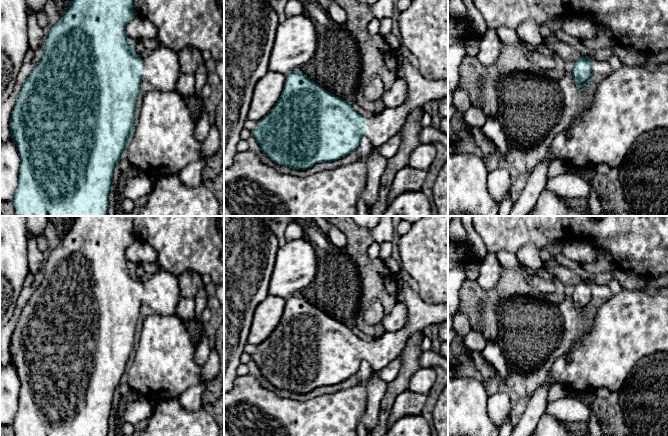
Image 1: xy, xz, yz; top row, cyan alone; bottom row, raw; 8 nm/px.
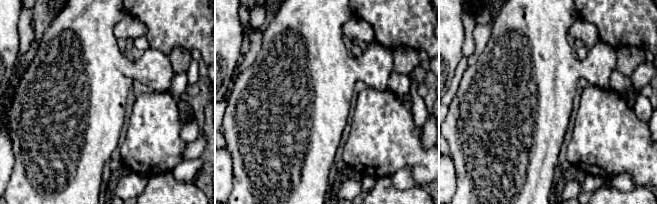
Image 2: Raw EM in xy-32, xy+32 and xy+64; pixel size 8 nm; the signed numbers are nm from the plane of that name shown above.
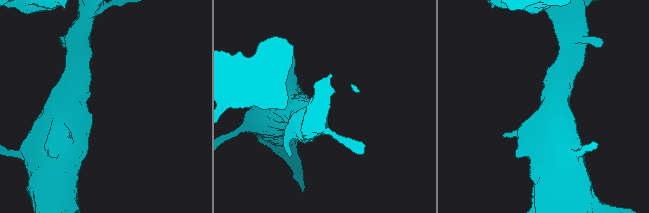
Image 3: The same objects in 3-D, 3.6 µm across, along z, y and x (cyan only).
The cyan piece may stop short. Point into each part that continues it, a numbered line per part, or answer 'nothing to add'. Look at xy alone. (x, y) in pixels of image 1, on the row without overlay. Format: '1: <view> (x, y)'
1: xy (161, 292)

